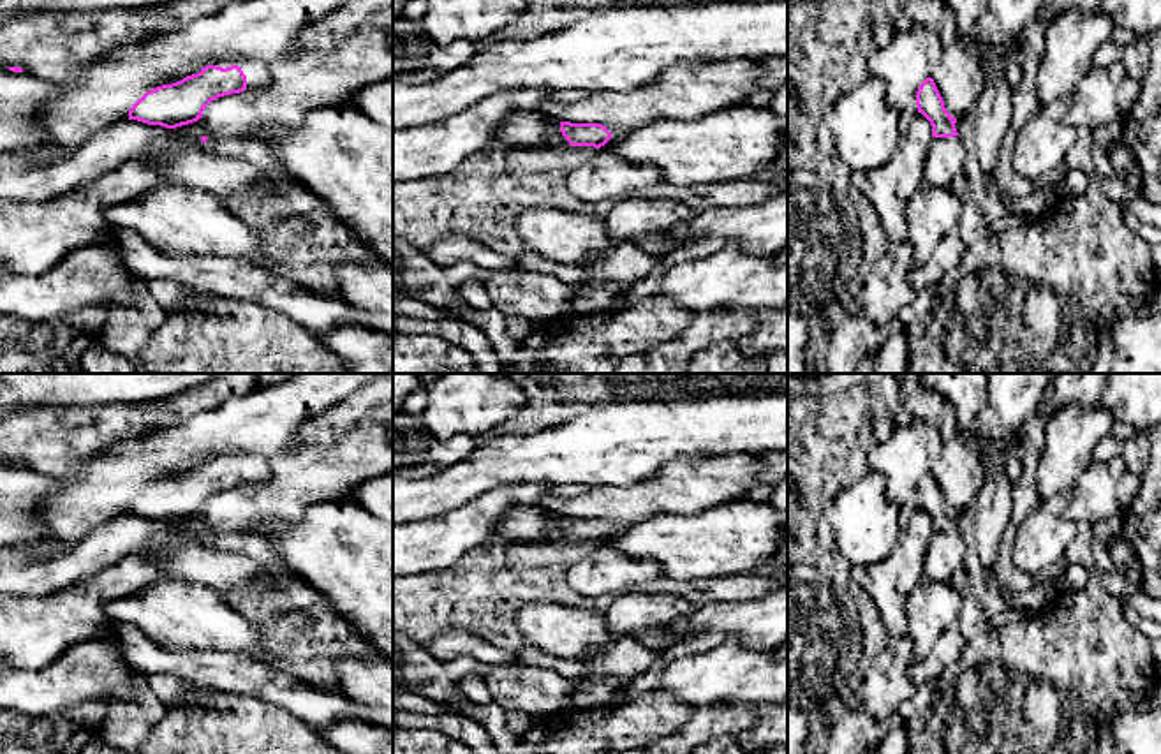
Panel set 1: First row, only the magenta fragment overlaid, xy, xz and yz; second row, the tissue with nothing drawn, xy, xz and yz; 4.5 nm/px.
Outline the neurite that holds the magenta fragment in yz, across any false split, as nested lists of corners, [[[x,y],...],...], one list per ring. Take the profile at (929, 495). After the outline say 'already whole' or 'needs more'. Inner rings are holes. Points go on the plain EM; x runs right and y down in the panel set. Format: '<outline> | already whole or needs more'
[[[927,472],[918,486],[916,497],[907,500],[898,511],[898,527],[906,529],[914,514],[914,511],[921,507],[932,520],[932,532],[955,532],[958,530],[953,513],[946,502],[944,495],[934,477],[932,472]]] | needs more

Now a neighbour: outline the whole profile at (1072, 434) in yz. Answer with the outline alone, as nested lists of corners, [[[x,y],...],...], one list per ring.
[[[1076,403],[1054,412],[1045,426],[1045,446],[1036,467],[1038,499],[1069,490],[1078,476],[1092,463],[1096,444],[1110,435],[1113,416],[1096,405],[1083,409]]]

